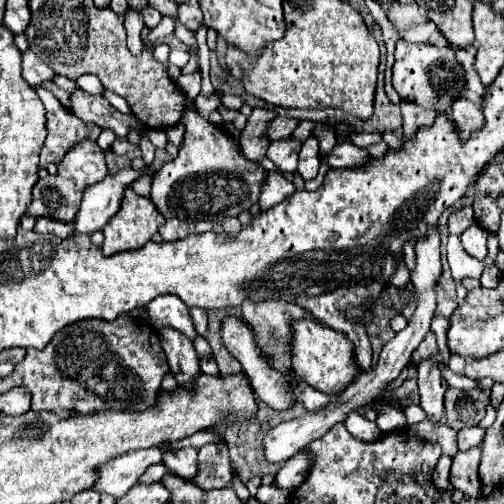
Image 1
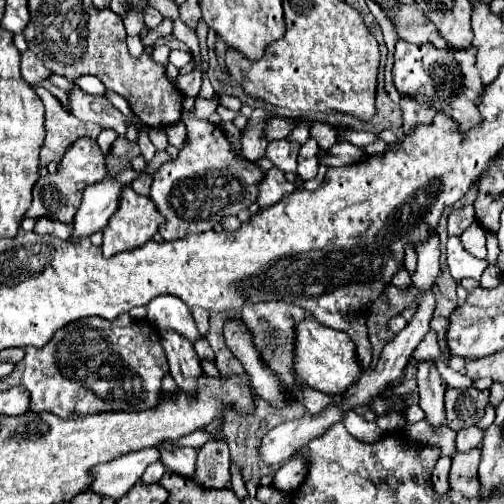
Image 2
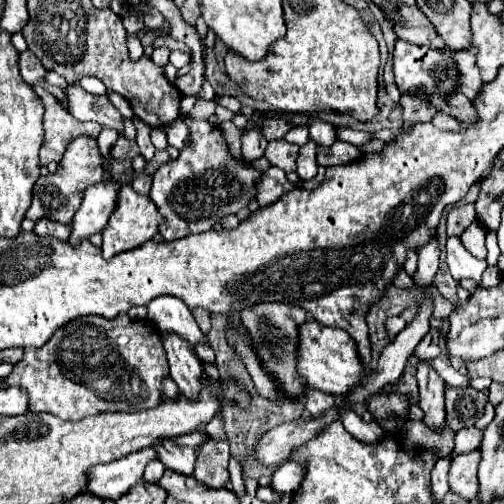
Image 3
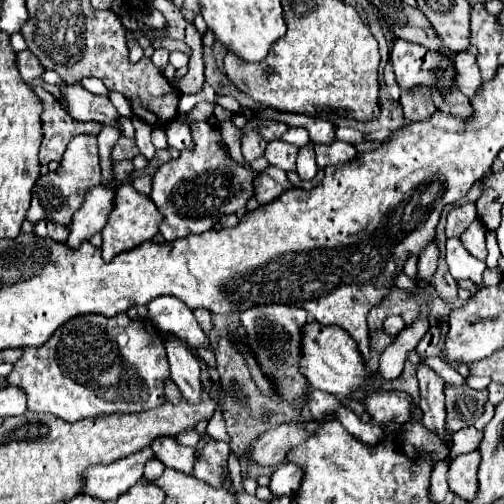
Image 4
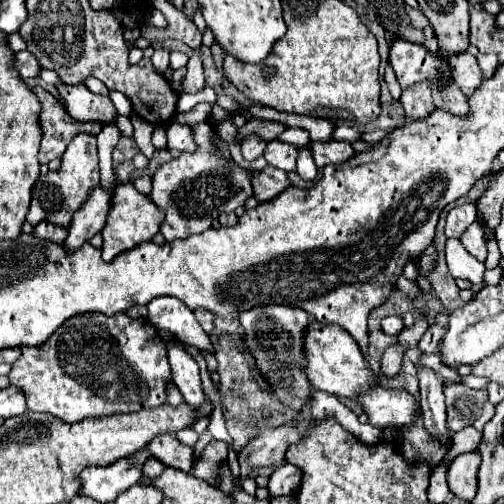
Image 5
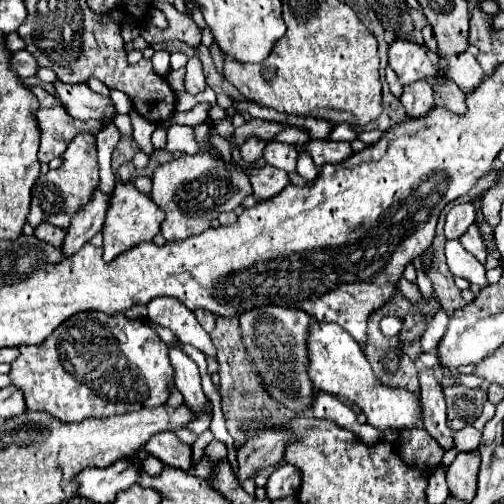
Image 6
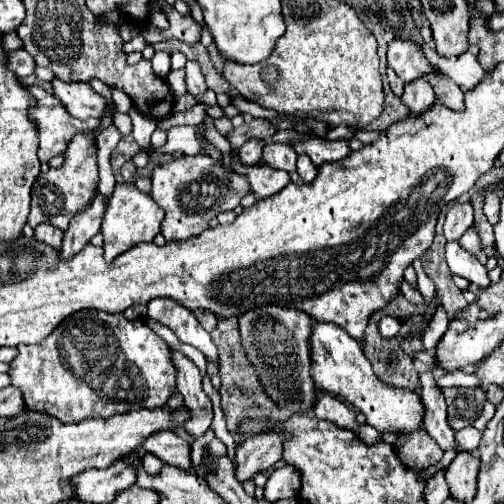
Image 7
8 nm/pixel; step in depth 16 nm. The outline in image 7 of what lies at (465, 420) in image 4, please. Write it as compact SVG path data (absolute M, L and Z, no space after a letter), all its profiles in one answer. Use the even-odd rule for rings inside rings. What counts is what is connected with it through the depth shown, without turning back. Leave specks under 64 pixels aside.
M442 388L442 396L446 398L448 422L454 430L472 426L486 402L486 392L482 388Z

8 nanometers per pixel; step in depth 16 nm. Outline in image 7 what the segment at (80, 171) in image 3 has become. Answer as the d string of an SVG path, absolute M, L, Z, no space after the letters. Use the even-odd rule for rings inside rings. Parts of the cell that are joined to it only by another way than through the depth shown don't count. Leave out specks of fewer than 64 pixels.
M74 136L66 150L66 160L60 168L50 168L46 174L40 174L32 186L32 212L28 224L36 228L42 222L48 222L60 230L68 228L72 216L86 210L88 202L96 194L98 186L98 162L96 162L96 140L92 136Z

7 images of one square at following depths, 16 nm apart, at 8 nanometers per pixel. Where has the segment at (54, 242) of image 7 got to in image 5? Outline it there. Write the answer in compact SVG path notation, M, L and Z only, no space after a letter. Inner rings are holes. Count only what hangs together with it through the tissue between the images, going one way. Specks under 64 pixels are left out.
M42 222L40 226L34 228L34 236L40 236L40 240L48 240L52 244L62 244L66 234L68 234L66 228L60 228L60 226L54 226L48 222Z

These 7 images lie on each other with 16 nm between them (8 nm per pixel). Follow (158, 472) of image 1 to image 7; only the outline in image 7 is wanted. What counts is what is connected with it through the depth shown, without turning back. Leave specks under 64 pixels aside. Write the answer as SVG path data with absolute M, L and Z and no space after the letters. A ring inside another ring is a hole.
M144 454L144 456L142 456L142 464L144 464L146 472L150 472L150 474L160 472L160 468L164 466L164 462L162 462L160 458L156 458L154 454Z

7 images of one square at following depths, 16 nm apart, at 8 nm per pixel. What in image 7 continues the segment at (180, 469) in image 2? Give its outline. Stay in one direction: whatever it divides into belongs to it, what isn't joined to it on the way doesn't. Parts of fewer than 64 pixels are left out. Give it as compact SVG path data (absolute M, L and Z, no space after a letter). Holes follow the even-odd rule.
M170 430L154 432L152 436L148 436L140 444L140 448L144 452L152 452L154 456L158 456L166 464L180 466L184 470L190 468L190 446L188 446L188 442Z

